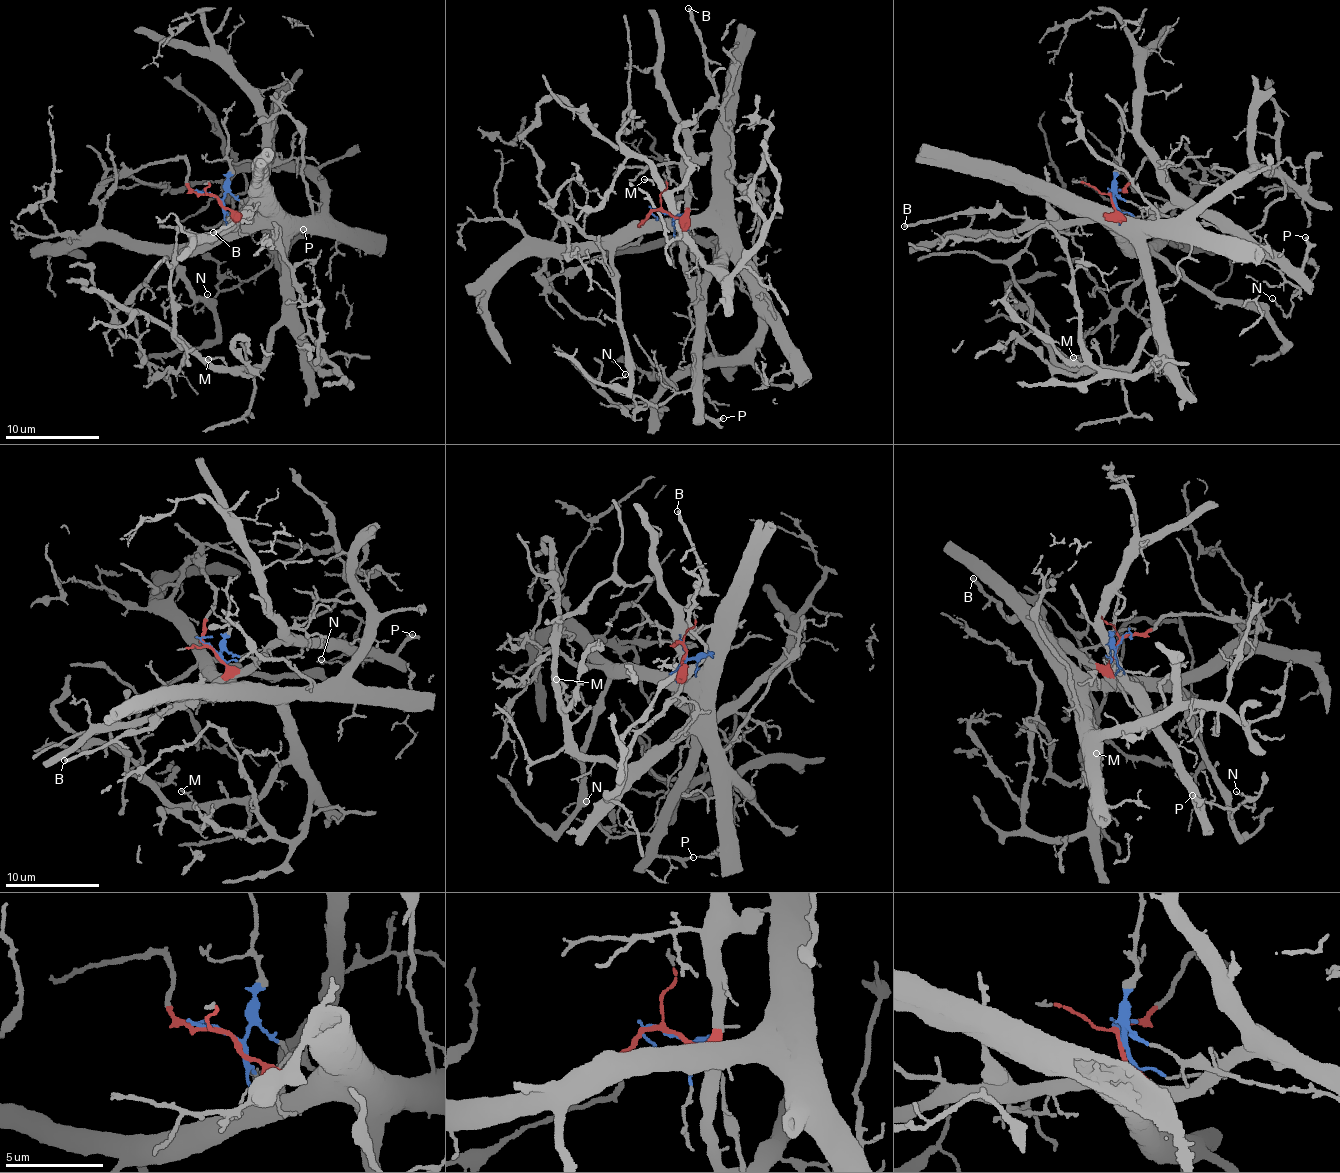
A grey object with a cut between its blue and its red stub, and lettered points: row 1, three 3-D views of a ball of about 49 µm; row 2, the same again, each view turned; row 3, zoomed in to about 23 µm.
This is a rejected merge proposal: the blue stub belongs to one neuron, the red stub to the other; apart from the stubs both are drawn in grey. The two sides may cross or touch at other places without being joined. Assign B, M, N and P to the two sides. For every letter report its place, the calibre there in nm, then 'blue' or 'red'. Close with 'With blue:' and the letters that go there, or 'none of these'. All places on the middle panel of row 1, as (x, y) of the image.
B: place (688, 8); calibre 260 nm; red
M: place (644, 179); calibre 170 nm; blue
N: place (625, 374); calibre 110 nm; red
P: place (723, 418); calibre 240 nm; red
With blue: M

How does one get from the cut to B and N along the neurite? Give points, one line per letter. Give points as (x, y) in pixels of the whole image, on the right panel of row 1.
B: (1111, 196), (1114, 208), (1108, 215), (1056, 222), (1011, 218), (1001, 211), (988, 211), (954, 213), (905, 226)
N: (1111, 196), (1112, 206), (1130, 220), (1158, 220), (1175, 206), (1219, 214), (1301, 291), (1287, 315), (1271, 299)

